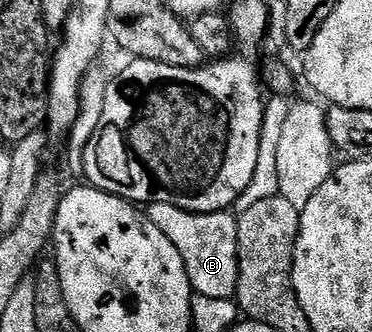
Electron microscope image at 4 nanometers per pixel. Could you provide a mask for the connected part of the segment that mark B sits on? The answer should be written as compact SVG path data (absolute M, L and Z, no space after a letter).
M149 203L145 214L152 224L172 240L180 260L184 260L186 275L194 294L234 298L238 289L238 220L233 213L187 214L172 204Z

